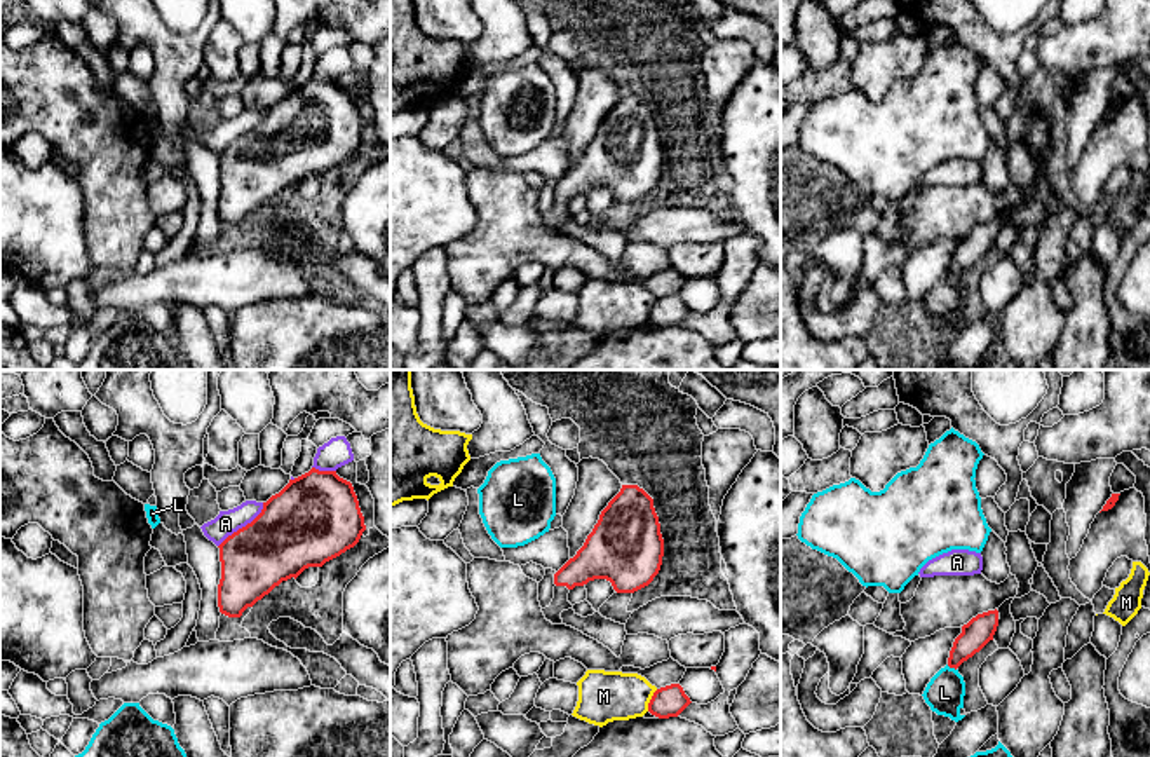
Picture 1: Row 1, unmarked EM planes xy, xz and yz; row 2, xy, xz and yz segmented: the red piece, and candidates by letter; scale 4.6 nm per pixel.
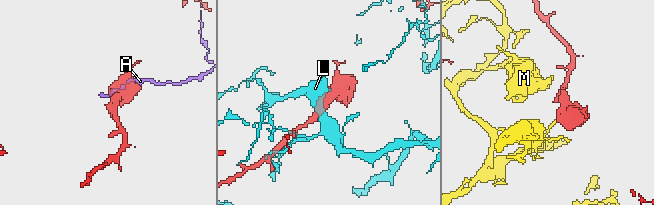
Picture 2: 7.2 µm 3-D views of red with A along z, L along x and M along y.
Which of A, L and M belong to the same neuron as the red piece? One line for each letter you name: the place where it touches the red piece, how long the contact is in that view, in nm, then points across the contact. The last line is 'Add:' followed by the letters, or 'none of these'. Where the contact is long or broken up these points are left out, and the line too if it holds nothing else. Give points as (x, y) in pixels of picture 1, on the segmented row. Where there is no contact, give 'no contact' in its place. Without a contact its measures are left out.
Add: none of these

